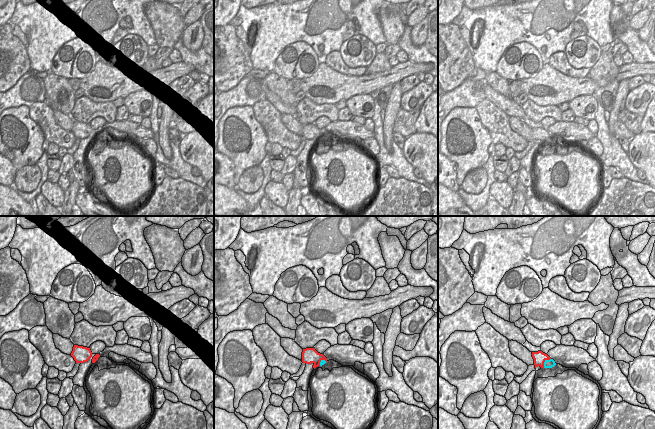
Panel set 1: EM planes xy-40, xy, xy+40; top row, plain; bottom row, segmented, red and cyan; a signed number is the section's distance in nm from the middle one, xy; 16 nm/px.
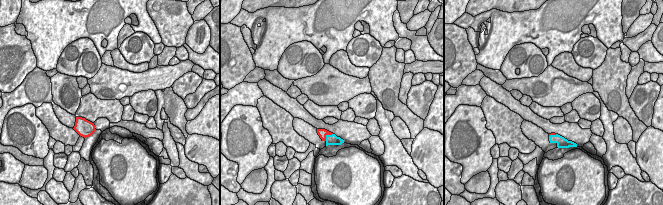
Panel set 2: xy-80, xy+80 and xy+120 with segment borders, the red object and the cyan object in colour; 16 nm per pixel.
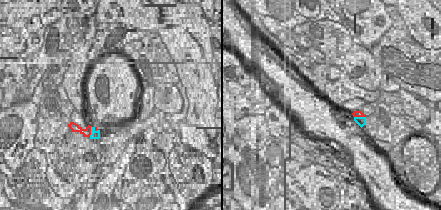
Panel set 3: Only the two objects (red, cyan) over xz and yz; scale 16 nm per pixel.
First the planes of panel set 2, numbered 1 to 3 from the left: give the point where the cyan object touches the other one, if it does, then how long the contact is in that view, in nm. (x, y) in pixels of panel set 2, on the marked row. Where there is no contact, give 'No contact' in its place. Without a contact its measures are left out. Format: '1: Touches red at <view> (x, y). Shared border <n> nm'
1: No contact
2: Touches red at xy+80 (327, 134). Shared border 170 nm
3: Touches red at xy+120 (552, 134). Shared border 130 nm

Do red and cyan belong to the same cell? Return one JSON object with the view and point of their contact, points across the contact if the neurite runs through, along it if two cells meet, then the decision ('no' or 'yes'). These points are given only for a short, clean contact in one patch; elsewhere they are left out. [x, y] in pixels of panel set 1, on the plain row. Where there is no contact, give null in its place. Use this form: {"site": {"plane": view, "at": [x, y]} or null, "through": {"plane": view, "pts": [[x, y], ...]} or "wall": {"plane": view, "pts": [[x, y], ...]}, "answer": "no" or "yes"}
{"site": {"plane": "xy+40", "at": [544, 137]}, "through": {"plane": "xy+40", "pts": [[539, 133], [544, 137], [550, 139]]}, "answer": "yes"}

